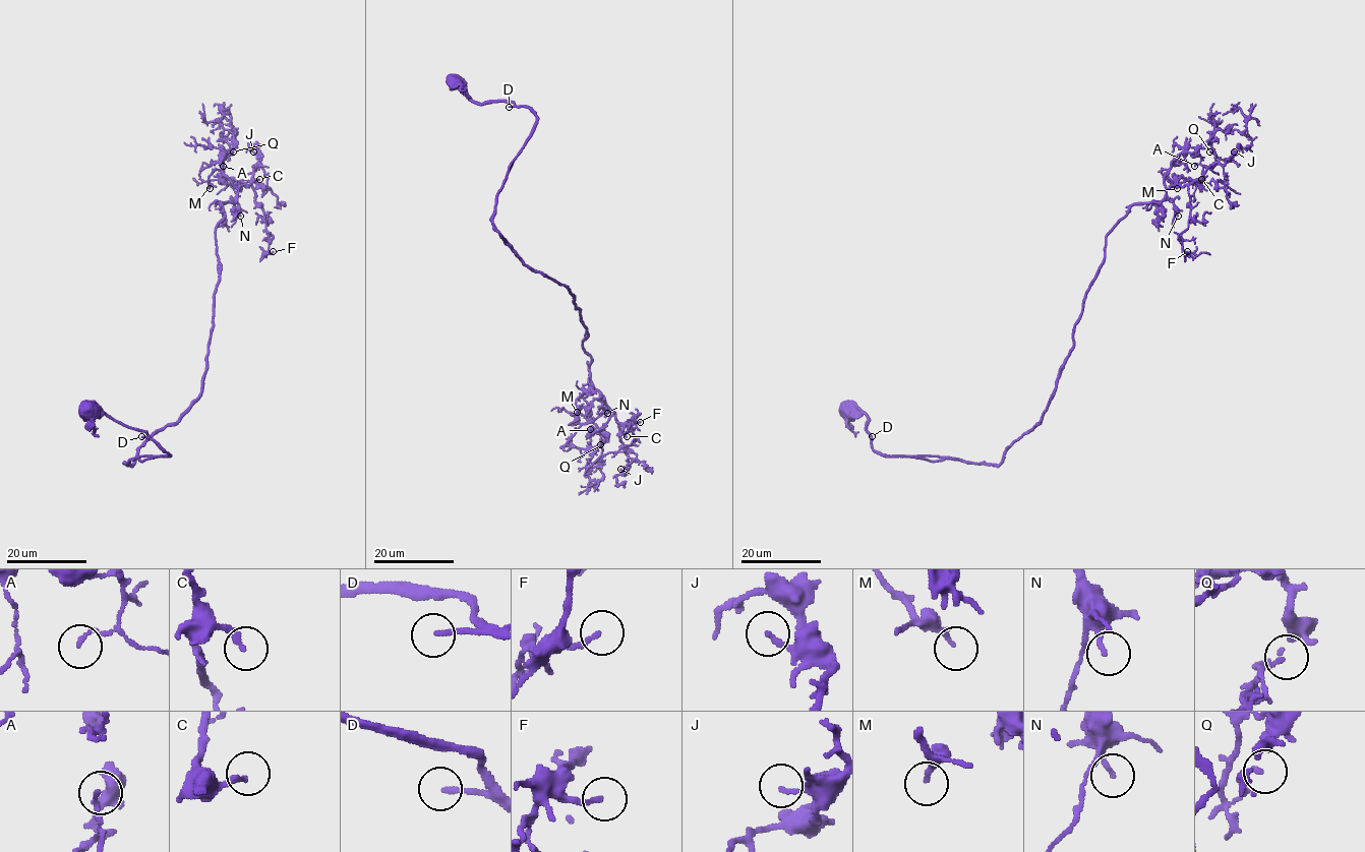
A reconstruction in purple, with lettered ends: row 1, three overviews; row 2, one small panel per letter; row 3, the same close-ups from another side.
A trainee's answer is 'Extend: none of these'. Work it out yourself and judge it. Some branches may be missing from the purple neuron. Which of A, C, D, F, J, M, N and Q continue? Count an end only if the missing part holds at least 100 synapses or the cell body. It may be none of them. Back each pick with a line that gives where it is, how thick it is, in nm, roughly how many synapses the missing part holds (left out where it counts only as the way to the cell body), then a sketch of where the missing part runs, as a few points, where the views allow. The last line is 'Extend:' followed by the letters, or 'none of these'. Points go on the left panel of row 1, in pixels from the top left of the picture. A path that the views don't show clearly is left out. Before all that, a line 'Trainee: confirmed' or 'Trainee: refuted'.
Trainee: refuted
D: at (141, 436); 170 nm thick; about 100 synapses
Extend: D

